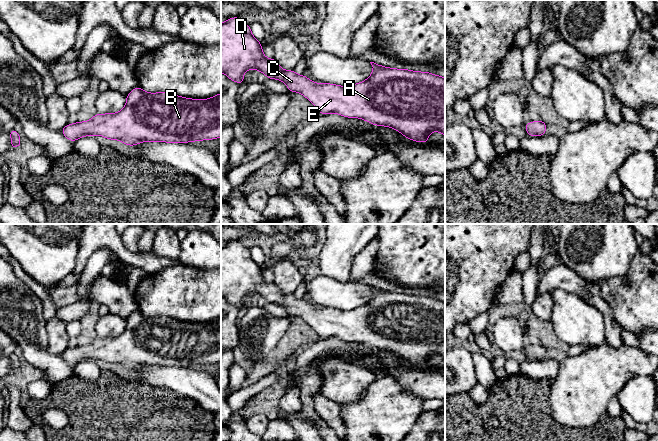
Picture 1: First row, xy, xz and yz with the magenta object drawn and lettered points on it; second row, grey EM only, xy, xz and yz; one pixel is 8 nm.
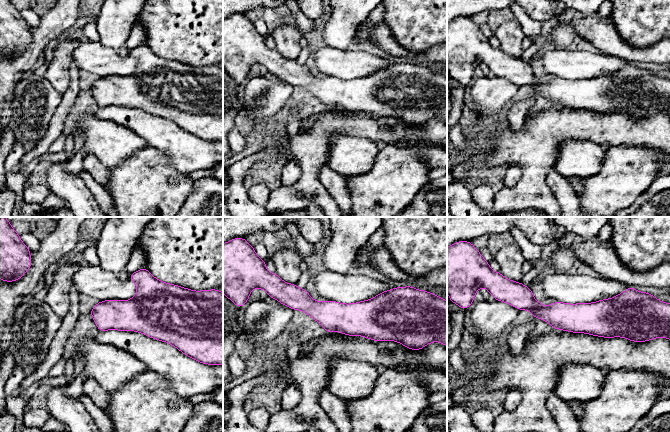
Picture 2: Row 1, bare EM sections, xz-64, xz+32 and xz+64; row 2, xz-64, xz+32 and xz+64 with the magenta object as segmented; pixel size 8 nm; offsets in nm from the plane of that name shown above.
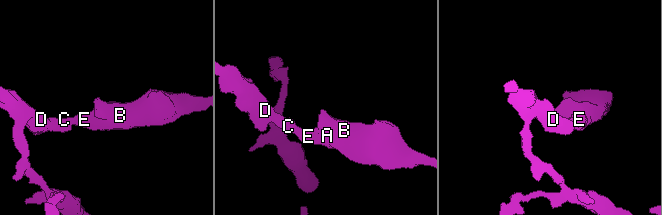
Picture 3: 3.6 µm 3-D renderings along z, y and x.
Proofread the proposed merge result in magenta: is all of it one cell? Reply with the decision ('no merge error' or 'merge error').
no merge error

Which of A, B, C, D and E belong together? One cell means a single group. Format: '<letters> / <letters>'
A B C D E

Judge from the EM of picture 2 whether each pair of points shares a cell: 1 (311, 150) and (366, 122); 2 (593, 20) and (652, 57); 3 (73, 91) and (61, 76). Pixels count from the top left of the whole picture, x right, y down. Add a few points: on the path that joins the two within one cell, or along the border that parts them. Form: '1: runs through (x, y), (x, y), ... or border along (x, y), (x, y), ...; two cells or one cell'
1: runs through (322, 136), (335, 123), (352, 123); one cell
2: runs through (607, 35), (621, 49), (637, 55); one cell
3: border along (71, 63), (70, 84), (63, 94); two cells

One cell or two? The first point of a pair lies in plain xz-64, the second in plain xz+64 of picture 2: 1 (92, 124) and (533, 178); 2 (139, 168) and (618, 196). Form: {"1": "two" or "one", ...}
{"1": "two", "2": "one"}

